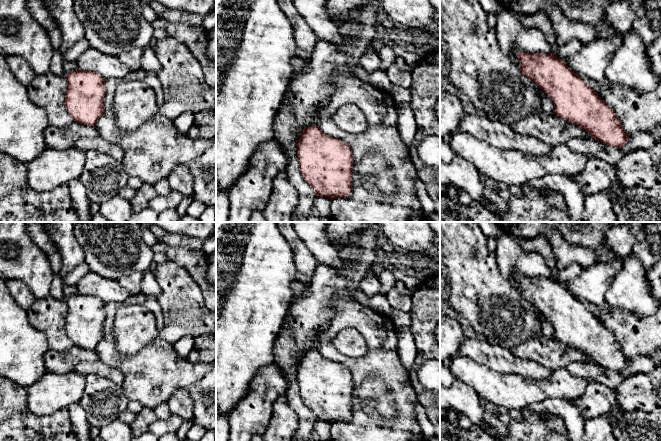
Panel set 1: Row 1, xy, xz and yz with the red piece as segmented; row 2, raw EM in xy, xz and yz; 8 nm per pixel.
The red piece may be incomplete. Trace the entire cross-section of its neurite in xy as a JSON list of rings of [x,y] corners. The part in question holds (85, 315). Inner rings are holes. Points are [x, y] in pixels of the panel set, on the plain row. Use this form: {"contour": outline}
{"contour": [[[79,292],[65,298],[65,331],[75,346],[95,350],[104,338],[105,303],[96,296]]]}

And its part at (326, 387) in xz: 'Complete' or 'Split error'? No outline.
Complete

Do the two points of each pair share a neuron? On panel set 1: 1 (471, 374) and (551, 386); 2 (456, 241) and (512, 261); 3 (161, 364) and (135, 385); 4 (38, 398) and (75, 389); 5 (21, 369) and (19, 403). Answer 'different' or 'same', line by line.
1: same
2: different
3: same
4: same
5: different

